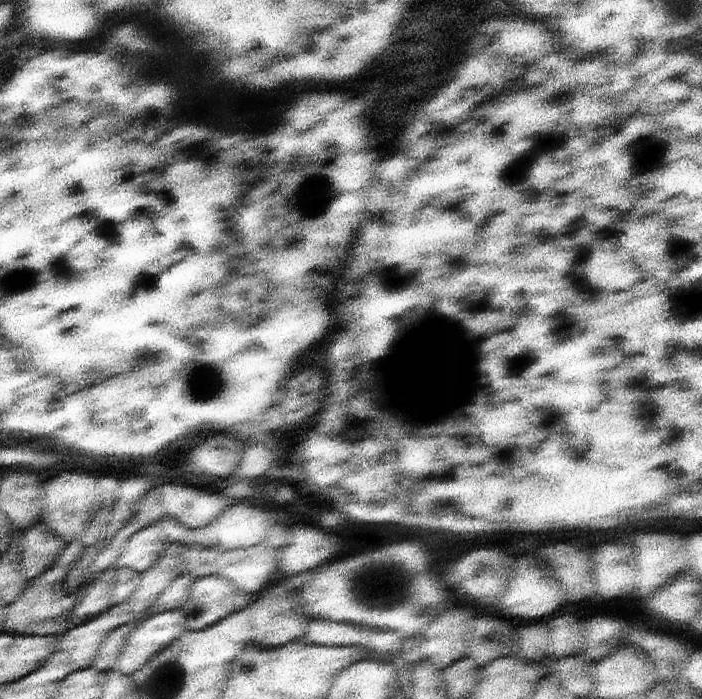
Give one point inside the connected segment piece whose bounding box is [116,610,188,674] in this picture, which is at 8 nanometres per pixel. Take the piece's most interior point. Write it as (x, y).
(155, 635)

